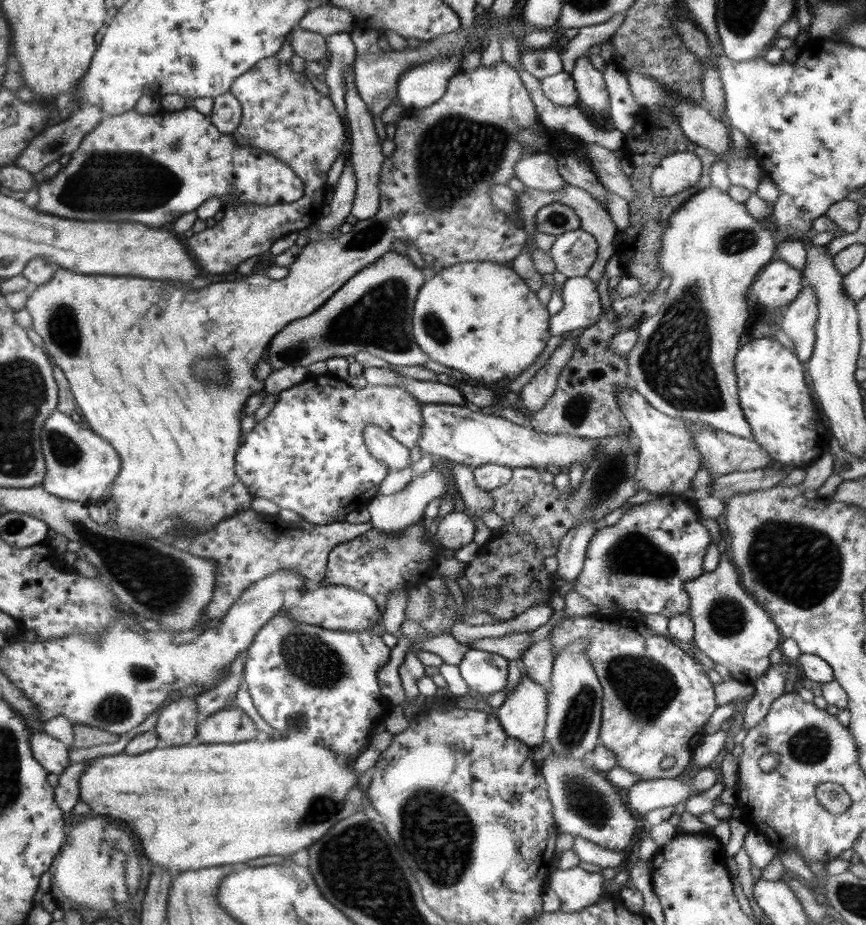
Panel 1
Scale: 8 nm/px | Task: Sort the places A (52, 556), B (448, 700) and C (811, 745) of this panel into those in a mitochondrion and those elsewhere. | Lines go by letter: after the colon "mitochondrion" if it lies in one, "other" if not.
A: other
B: other
C: mitochondrion

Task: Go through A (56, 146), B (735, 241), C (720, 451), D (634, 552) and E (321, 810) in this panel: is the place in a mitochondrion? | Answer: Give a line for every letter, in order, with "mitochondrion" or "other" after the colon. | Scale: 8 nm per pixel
A: mitochondrion
B: mitochondrion
C: other
D: mitochondrion
E: mitochondrion

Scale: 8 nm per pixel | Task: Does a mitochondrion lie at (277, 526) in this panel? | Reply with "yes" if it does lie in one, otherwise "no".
no

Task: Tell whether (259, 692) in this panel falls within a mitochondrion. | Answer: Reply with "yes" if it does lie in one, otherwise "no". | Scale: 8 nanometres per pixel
no

